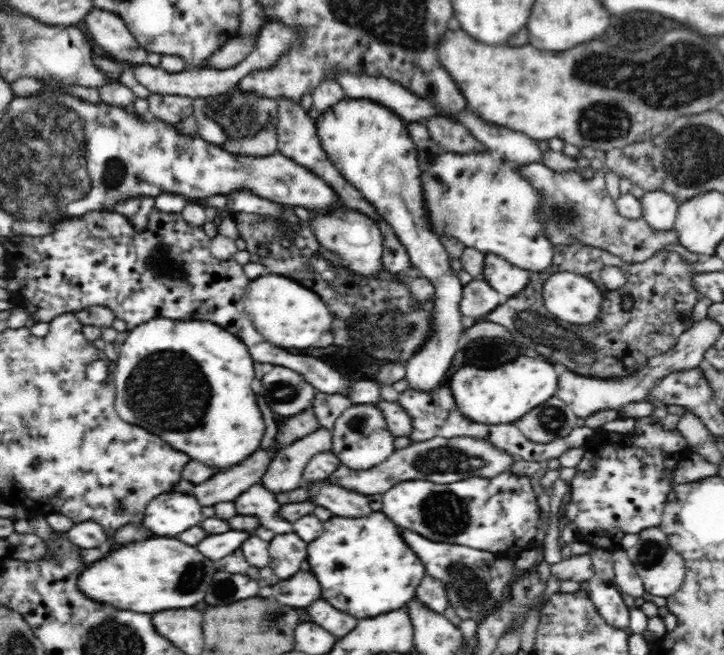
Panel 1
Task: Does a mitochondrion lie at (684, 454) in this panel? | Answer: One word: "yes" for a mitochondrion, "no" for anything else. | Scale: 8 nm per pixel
no

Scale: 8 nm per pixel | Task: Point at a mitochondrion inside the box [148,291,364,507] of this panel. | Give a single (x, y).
(285, 394)

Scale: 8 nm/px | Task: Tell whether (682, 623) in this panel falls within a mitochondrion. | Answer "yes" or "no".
no

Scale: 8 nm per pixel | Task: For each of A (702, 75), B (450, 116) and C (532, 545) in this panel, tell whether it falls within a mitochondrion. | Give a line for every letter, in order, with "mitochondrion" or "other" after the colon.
A: mitochondrion
B: other
C: other

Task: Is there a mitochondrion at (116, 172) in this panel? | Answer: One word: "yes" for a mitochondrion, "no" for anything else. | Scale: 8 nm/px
yes

